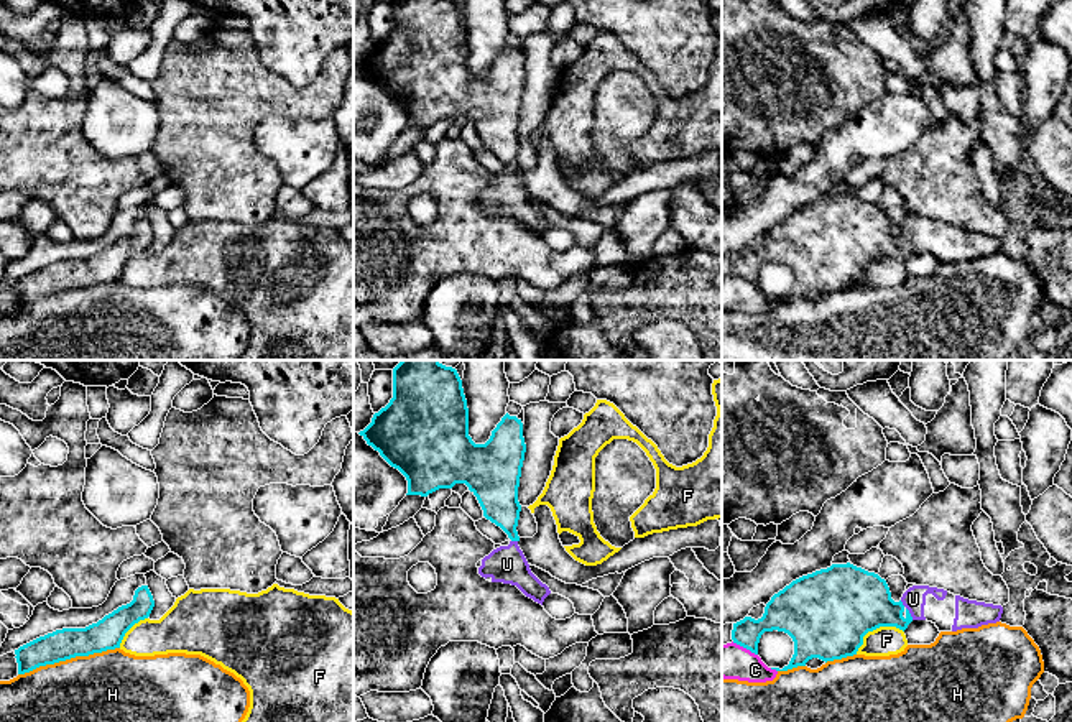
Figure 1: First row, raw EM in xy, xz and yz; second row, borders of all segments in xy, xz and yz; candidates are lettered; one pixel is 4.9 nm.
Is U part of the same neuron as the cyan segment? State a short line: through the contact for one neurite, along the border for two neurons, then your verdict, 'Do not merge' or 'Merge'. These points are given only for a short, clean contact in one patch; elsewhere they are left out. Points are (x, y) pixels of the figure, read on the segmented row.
Line: yz (859, 601), (908, 610), (913, 599). Merge

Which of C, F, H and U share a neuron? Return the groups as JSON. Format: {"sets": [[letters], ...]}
{"sets": [["C"], ["F"], ["H"], ["U"]]}

